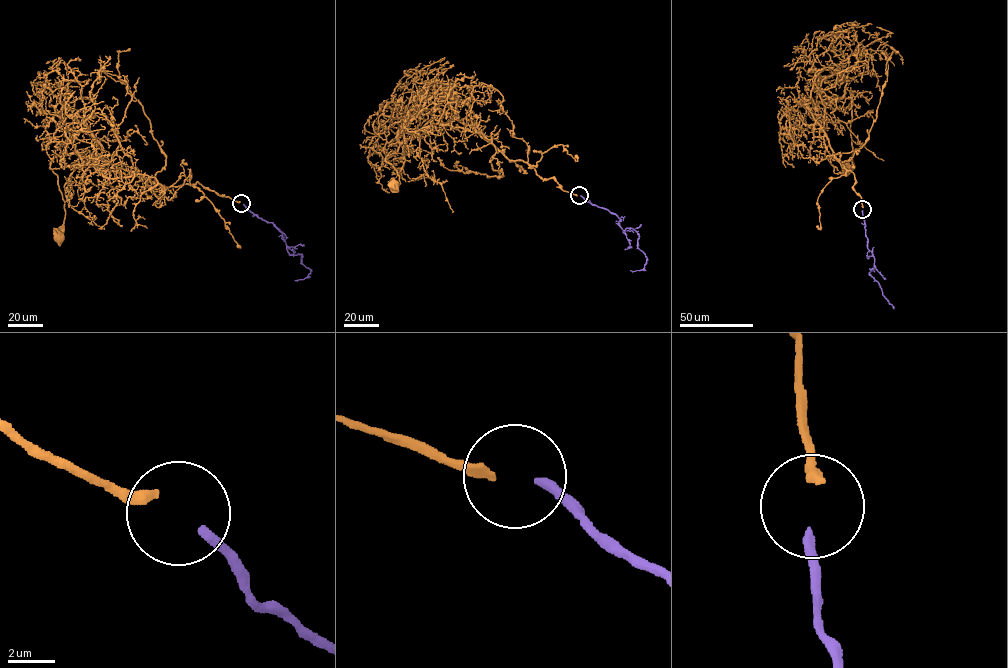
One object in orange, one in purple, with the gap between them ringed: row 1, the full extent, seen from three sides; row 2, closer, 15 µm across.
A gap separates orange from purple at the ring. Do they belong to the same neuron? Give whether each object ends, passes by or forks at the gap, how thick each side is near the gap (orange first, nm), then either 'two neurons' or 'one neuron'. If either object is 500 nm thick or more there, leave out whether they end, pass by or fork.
orange ends there; purple ends there; 440 nm thick on the orange side, 360 nm on the other; two neurons

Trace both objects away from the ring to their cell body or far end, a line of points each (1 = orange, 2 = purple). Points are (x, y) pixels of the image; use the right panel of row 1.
1: (863, 207), (854, 175), (821, 129), (813, 135), (824, 135), (825, 105), (837, 98), (852, 103), (847, 168)
2: (862, 210), (867, 247), (874, 259), (869, 274), (877, 282), (882, 294), (893, 306)

